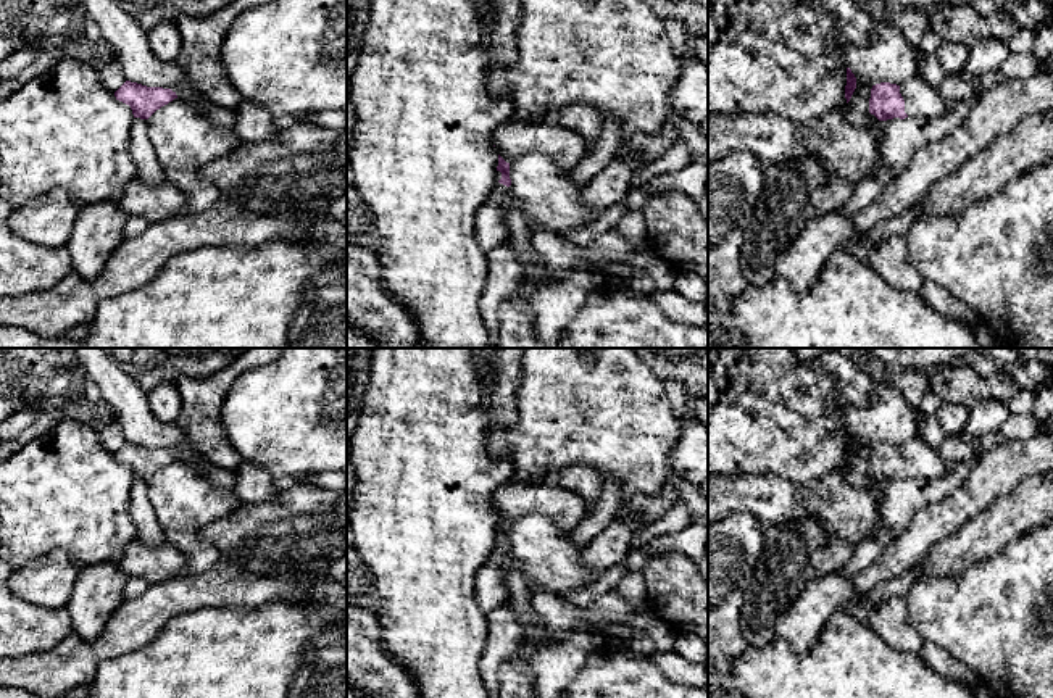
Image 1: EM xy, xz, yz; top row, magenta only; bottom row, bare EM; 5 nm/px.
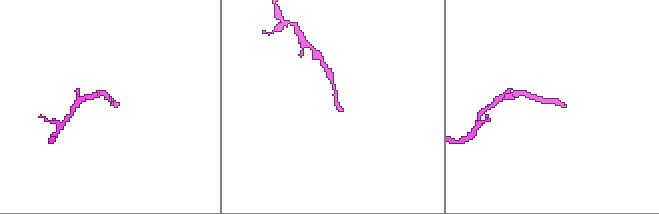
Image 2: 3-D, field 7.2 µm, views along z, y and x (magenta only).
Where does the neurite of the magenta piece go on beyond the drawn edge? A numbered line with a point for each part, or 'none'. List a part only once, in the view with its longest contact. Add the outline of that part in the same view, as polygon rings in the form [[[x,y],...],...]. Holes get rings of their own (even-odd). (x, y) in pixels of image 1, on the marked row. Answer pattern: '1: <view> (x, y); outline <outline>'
1: yz (921, 99); outline [[[914,76],[900,85],[905,100],[905,113],[908,116],[935,118],[947,111],[953,98],[939,93],[935,85],[926,82],[921,76]]]

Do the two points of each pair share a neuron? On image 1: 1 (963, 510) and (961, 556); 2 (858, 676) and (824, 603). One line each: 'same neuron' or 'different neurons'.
1: different neurons
2: different neurons

